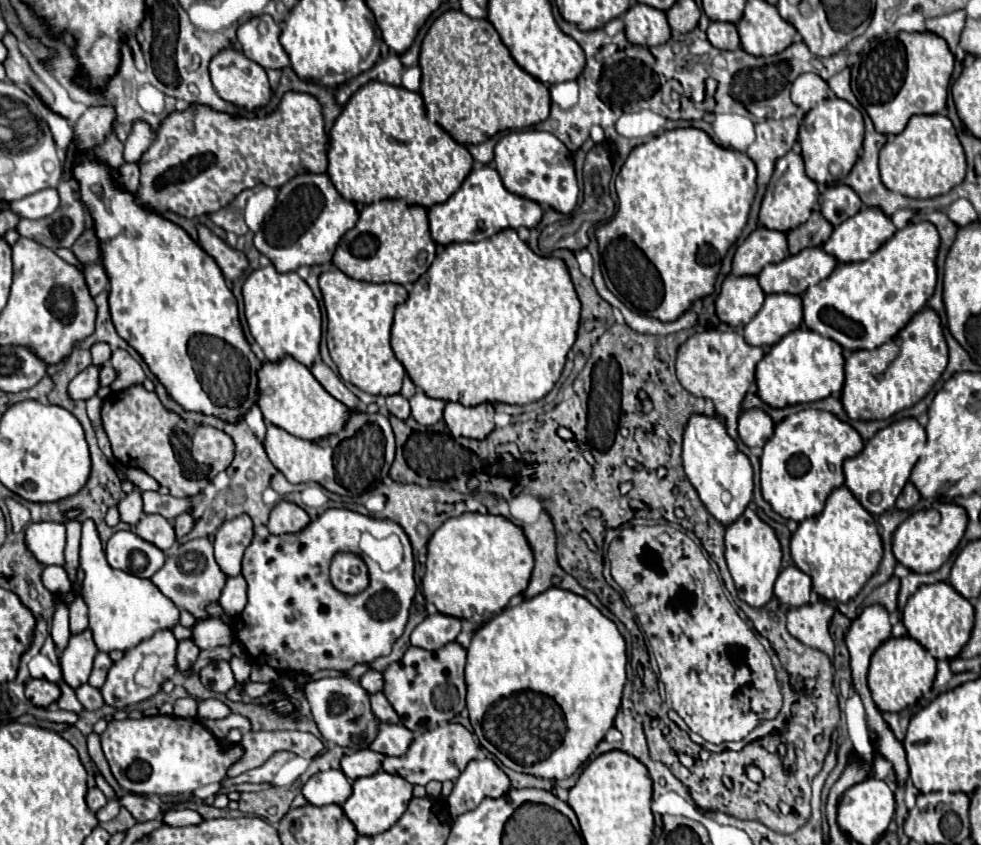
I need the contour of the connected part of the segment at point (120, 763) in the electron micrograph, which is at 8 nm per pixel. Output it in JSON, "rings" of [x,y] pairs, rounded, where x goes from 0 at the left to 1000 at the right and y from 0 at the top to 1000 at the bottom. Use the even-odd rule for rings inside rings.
{"rings":[[[145,849],[145,851],[128,851],[128,853],[112,853],[104,872],[104,886],[114,910],[116,922],[126,936],[135,936],[139,941],[183,941],[198,938],[202,931],[224,927],[230,920],[230,912],[243,903],[249,893],[249,884],[245,879],[228,884],[224,875],[204,853],[198,851],[179,851],[179,849]]]}

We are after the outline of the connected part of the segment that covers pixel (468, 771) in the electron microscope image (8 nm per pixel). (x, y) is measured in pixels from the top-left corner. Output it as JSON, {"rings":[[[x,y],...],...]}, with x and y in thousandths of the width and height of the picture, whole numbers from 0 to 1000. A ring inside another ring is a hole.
{"rings":[[[483,898],[463,927],[459,943],[455,946],[461,967],[481,960],[491,946],[508,946],[522,934],[520,920],[502,898]]]}

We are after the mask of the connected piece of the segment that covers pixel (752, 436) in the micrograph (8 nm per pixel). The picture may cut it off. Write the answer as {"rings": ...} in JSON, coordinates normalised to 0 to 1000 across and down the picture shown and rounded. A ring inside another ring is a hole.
{"rings":[[[762,484],[756,489],[756,498],[752,498],[754,520],[762,529],[779,529],[779,524],[787,517],[789,498],[777,484]]]}

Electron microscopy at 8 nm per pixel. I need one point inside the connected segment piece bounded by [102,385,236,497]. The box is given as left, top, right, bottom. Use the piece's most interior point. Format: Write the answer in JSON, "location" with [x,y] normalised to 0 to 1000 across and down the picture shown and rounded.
{"location":[189,541]}

